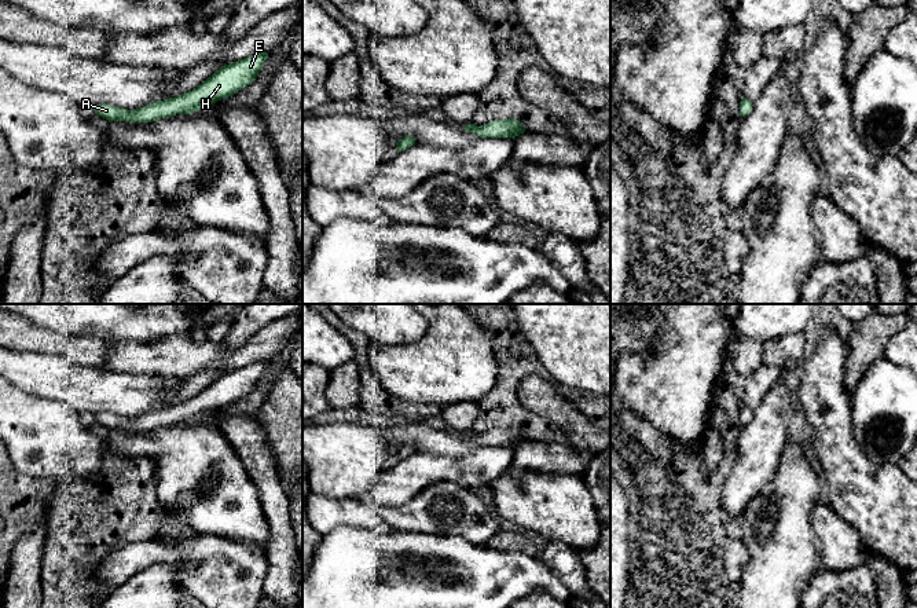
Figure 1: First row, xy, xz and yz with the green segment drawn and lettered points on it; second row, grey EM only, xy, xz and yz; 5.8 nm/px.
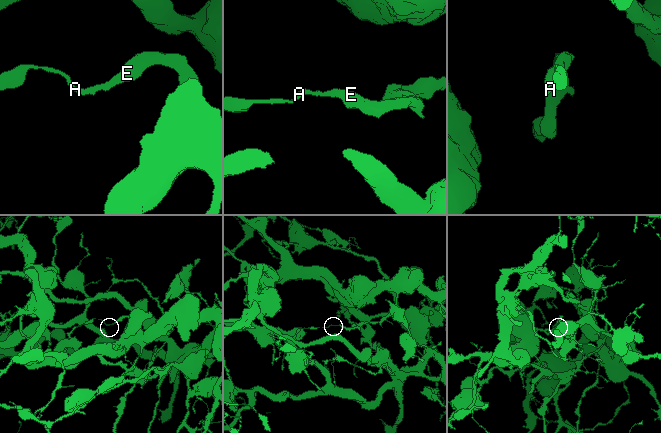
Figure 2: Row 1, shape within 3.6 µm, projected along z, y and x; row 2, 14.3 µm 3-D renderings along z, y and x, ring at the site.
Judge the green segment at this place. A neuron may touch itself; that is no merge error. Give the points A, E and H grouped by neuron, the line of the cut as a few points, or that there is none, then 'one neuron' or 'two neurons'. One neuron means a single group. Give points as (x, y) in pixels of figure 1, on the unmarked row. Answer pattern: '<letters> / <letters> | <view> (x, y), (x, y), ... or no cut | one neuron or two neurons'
A / E H | xy (176, 421), (160, 418), (149, 429) | two neurons

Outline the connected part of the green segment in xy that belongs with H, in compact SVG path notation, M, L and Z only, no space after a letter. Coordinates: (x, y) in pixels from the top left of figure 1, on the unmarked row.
M257 360L221 374L192 399L133 418L135 428L136 431L150 431L158 420L164 418L173 418L176 422L190 422L191 420L206 417L212 411L225 407L250 393L267 367L267 360Z

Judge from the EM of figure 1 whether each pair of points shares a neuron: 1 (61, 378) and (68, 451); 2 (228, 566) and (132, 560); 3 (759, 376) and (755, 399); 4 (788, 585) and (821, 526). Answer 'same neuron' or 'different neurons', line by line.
1: different neurons
2: same neuron
3: same neuron
4: different neurons

